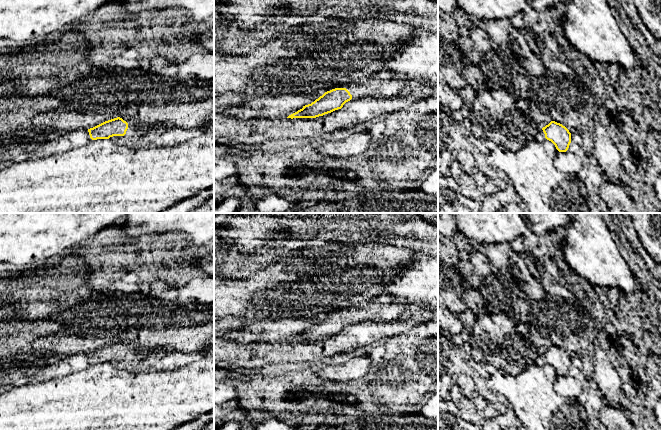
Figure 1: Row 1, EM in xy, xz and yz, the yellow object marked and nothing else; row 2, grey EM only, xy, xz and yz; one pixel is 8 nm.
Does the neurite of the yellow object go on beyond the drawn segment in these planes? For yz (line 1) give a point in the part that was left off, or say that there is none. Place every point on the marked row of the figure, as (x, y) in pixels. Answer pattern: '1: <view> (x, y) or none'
1: yz (540, 136)

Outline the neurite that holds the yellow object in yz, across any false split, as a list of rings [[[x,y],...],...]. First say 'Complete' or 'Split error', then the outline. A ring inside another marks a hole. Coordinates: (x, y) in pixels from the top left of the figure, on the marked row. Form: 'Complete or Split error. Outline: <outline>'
Split error. Outline: [[[551,121],[535,135],[535,140],[538,142],[546,139],[551,141],[559,152],[566,152],[571,143],[571,133],[562,124]]]

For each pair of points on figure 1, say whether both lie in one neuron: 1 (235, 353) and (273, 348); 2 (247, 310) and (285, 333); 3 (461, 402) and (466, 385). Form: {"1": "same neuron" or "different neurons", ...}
{"1": "same neuron", "2": "different neurons", "3": "different neurons"}

